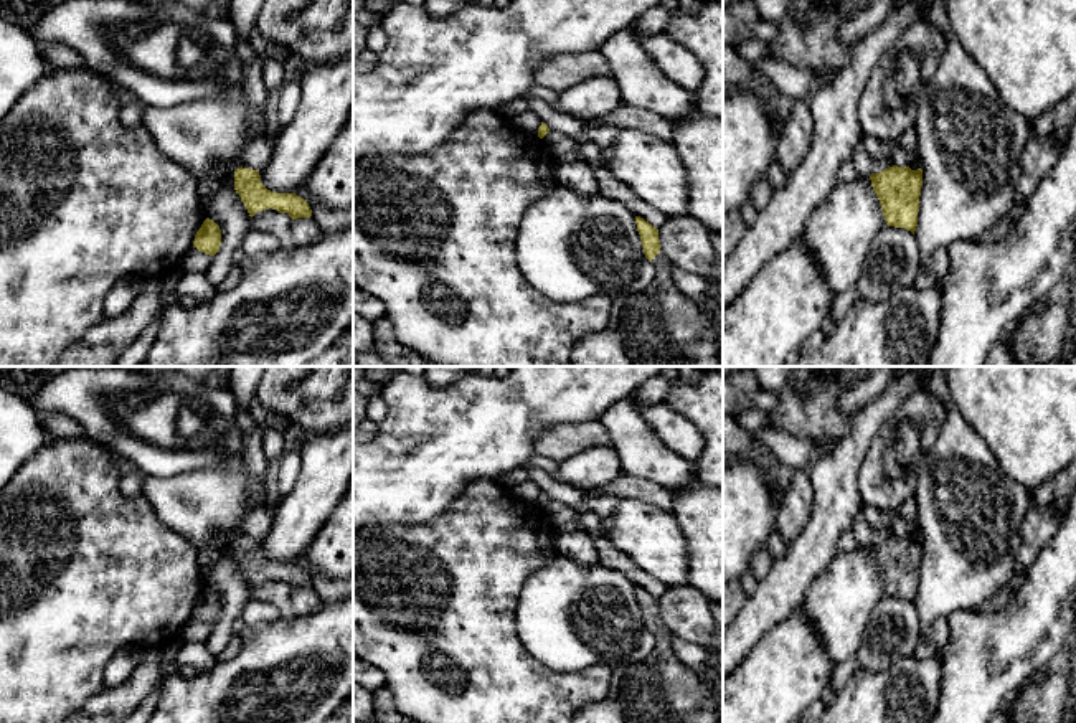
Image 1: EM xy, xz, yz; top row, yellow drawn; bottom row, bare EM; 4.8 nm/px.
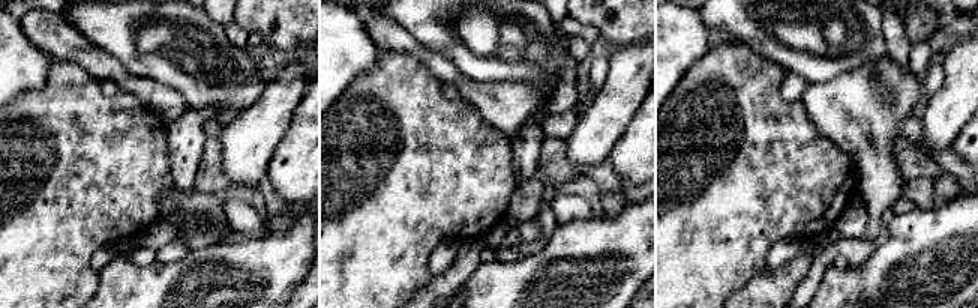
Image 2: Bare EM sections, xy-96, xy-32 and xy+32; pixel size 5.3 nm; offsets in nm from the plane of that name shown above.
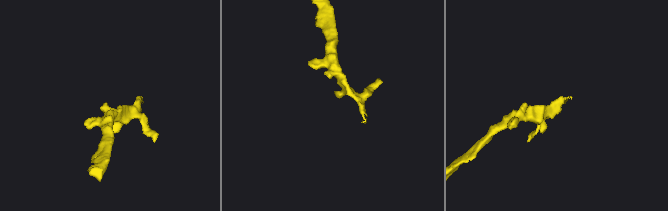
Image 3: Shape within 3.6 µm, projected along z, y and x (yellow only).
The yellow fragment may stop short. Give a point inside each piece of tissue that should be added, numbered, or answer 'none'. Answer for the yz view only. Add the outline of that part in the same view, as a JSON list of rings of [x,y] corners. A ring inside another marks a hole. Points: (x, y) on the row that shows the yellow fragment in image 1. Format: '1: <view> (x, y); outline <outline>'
none

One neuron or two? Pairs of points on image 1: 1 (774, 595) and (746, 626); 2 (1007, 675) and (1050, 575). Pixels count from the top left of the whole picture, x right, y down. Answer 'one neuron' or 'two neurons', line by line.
1: one neuron
2: one neuron

